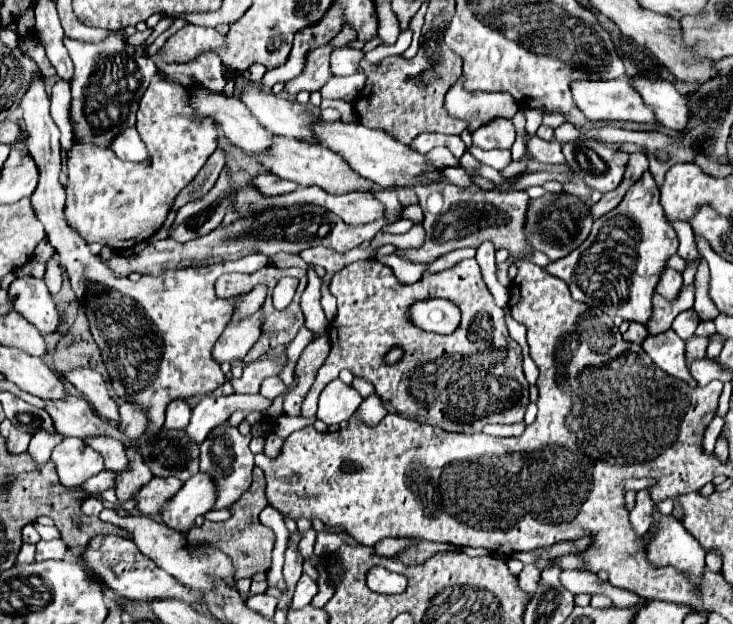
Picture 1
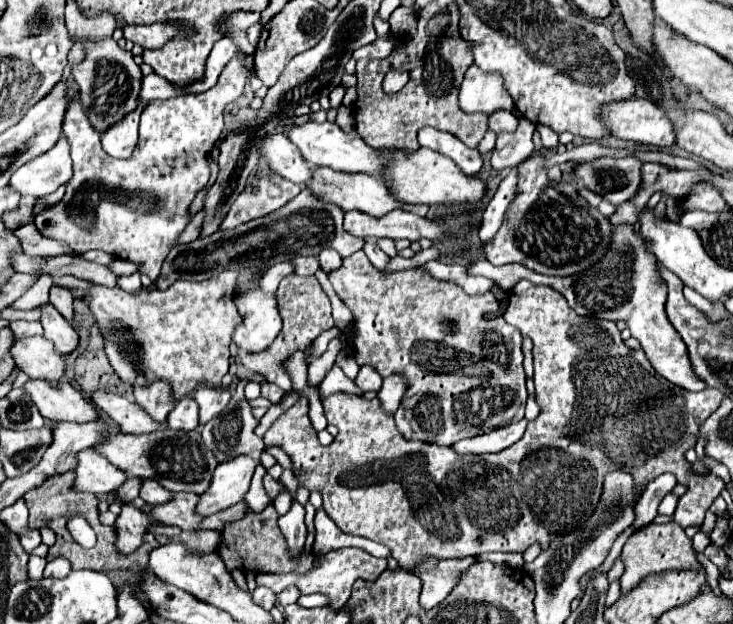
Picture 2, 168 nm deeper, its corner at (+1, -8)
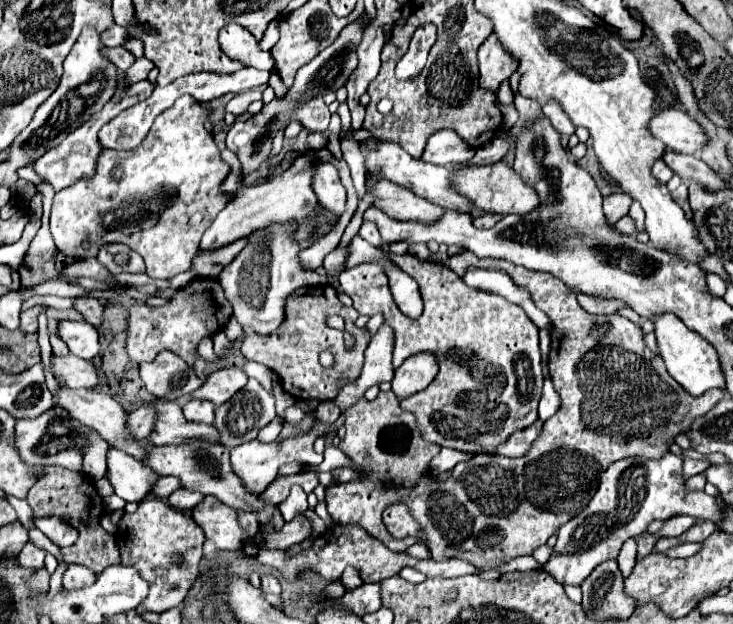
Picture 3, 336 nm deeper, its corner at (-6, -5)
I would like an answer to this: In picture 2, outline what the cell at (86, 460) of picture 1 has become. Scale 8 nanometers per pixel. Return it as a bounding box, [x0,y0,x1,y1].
[75,448,127,498]

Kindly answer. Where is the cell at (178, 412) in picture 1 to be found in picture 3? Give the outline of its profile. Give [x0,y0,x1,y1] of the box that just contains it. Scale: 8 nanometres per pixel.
[184,399,214,423]

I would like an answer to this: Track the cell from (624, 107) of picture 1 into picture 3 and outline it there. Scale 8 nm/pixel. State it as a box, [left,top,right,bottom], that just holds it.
[648,107,704,153]

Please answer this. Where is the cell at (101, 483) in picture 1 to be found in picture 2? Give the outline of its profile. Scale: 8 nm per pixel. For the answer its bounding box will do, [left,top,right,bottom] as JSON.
[117,478,141,502]

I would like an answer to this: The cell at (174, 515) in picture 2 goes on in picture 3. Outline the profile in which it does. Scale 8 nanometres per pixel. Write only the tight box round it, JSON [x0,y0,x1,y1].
[190,495,248,551]

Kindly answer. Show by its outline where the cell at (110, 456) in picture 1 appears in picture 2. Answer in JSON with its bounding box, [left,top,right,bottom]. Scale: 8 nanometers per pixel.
[141,480,173,506]

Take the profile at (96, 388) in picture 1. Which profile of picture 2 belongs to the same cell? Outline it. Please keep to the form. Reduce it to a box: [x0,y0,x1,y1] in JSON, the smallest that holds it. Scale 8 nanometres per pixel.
[91,390,167,434]

